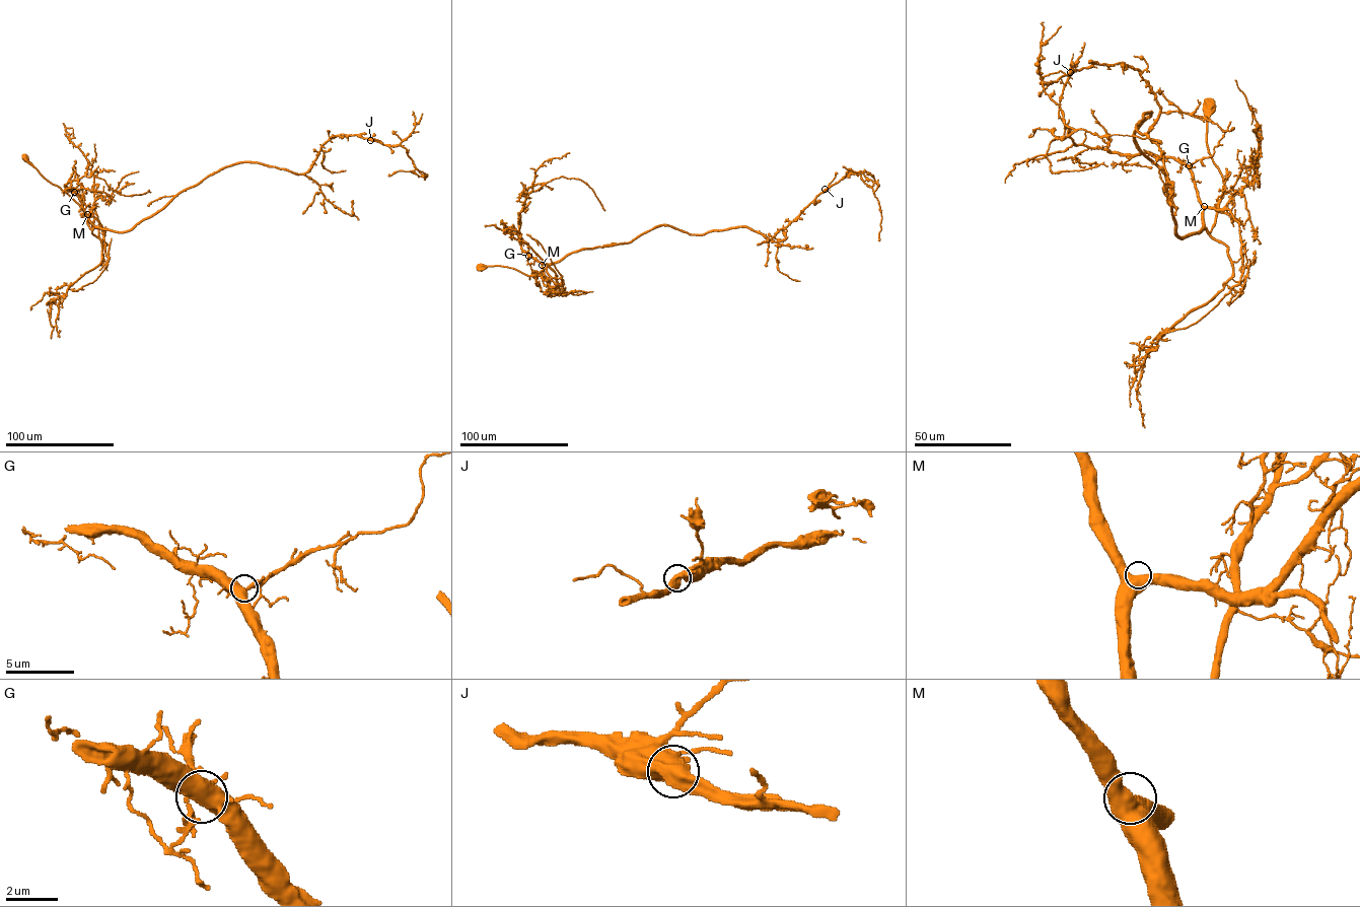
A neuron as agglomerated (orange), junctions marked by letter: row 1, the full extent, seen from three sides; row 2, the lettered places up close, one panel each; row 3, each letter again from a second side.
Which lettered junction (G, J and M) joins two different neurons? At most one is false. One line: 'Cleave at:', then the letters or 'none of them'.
Cleave at: none of them

